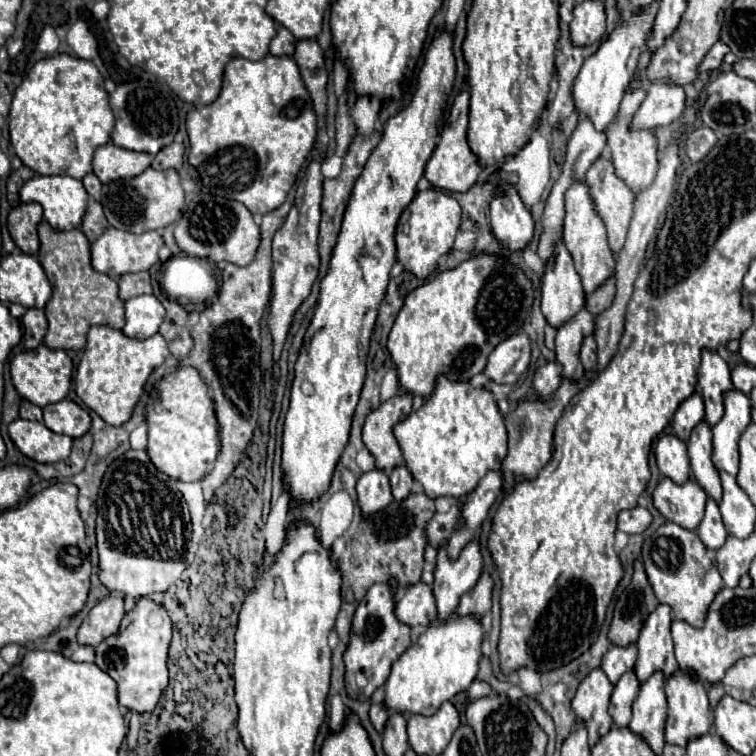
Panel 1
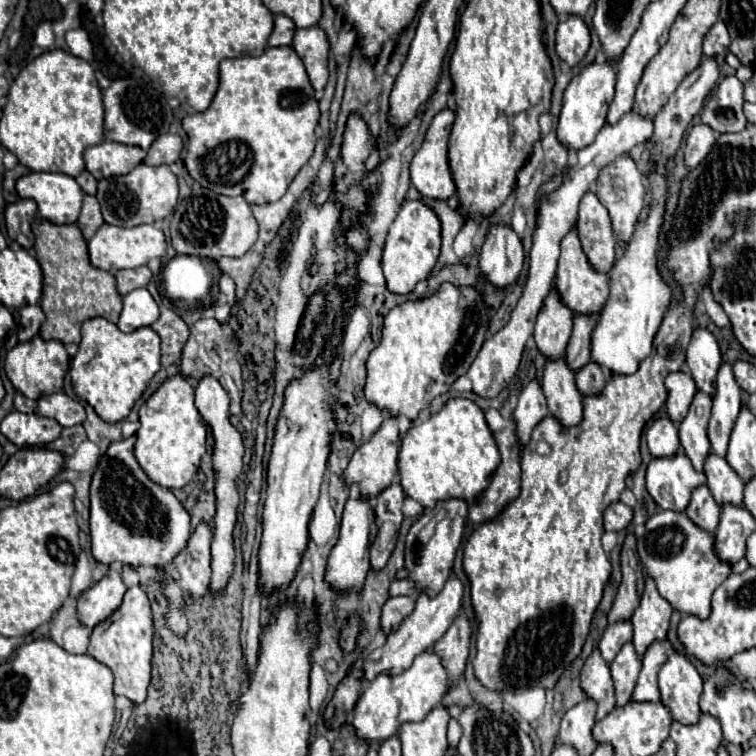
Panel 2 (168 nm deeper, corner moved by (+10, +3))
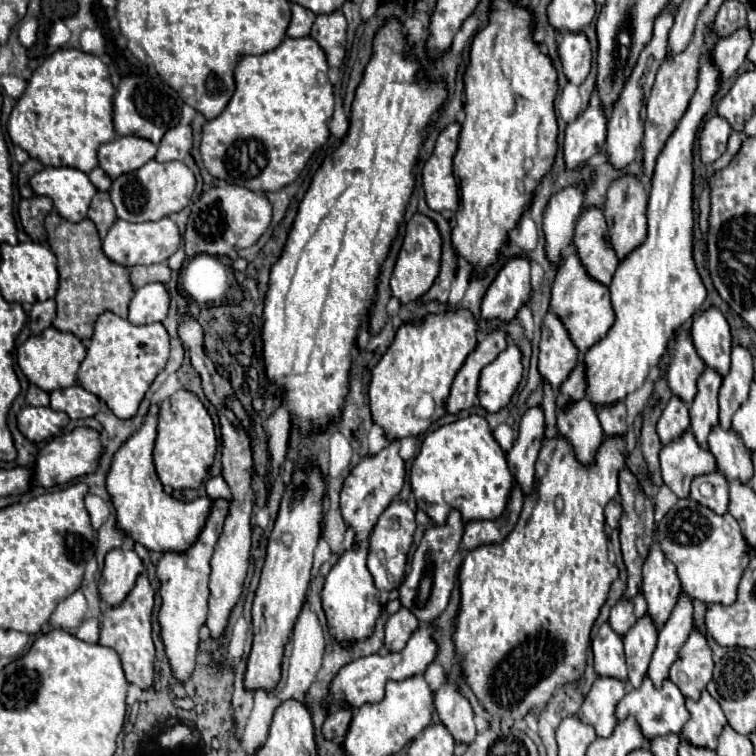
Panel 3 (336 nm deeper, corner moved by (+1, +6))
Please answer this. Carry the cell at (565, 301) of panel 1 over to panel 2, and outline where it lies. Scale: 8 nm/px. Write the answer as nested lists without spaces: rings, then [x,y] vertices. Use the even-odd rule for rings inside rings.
[[[553,289],[545,297],[543,307],[535,321],[533,339],[539,353],[545,359],[563,357],[567,341],[571,337],[571,327],[573,327],[573,313],[561,303],[557,291]]]

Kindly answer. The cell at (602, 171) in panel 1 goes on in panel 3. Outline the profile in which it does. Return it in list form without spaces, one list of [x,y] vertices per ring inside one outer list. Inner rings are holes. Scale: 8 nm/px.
[[[584,208],[576,222],[574,248],[588,274],[608,286],[620,260],[608,240],[608,224],[600,208]]]

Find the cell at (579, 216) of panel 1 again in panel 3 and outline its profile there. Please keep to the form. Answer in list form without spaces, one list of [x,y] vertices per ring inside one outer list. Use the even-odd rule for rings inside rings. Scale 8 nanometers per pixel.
[[[570,252],[564,258],[562,266],[558,268],[554,284],[552,284],[550,308],[564,322],[572,342],[576,344],[580,352],[586,352],[594,342],[604,338],[610,326],[614,324],[614,308],[610,300],[610,290],[606,284],[590,278],[590,274],[586,272],[586,268],[582,266],[578,258],[578,252]]]

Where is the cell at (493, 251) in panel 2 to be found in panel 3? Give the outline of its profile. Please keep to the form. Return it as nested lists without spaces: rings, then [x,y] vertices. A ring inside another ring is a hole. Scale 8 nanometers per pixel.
[[[526,256],[510,258],[488,286],[482,300],[482,318],[512,320],[530,296],[530,262]]]

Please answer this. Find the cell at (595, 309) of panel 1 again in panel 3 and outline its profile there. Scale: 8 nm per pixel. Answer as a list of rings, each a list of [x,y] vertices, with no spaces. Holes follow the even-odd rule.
[[[580,360],[576,368],[570,372],[566,382],[560,386],[560,394],[556,398],[558,406],[566,406],[566,402],[574,402],[586,396],[586,366]]]

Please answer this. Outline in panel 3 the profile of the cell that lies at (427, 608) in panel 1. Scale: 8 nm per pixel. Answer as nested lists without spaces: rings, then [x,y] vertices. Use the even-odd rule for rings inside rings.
[[[400,608],[396,614],[392,614],[386,622],[386,648],[402,650],[402,646],[406,646],[406,638],[410,638],[418,624],[418,618],[408,608]]]

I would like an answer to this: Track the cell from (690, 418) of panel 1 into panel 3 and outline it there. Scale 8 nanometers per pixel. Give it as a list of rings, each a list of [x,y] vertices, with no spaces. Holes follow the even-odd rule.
[[[680,332],[674,344],[674,358],[668,366],[668,386],[674,396],[682,398],[682,402],[690,404],[698,392],[696,384],[702,372],[706,370],[704,362],[698,358],[688,332]]]

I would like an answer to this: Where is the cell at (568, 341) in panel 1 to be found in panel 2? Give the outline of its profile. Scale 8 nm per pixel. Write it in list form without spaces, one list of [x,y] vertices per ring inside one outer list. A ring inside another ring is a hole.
[[[565,359],[547,361],[543,375],[543,393],[551,417],[561,421],[565,427],[579,425],[583,419],[581,395],[575,387],[575,375],[567,367]]]

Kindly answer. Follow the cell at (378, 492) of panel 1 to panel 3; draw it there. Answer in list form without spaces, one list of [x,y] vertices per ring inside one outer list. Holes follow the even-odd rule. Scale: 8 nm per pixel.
[[[352,544],[332,566],[326,576],[322,590],[322,608],[328,618],[330,632],[342,642],[342,646],[350,646],[354,640],[368,638],[374,630],[374,622],[380,616],[380,592],[374,586],[374,578],[366,566],[368,544]]]

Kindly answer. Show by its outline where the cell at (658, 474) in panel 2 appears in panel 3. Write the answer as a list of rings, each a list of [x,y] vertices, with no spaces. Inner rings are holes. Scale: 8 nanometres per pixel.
[[[686,430],[678,440],[662,448],[660,470],[664,484],[678,498],[686,498],[690,494],[690,482],[700,474],[716,472],[716,462],[708,450],[698,446],[694,434]]]

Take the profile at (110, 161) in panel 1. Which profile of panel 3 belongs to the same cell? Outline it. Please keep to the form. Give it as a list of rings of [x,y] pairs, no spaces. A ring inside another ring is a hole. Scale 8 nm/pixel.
[[[116,136],[98,150],[98,164],[110,176],[118,178],[144,166],[156,154],[156,146],[150,140],[138,136]]]

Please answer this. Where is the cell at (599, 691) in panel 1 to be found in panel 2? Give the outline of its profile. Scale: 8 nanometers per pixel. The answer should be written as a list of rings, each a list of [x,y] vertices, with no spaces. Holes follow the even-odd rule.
[[[593,649],[581,669],[581,687],[589,699],[597,701],[597,721],[601,721],[615,707],[615,689],[609,665],[599,649]]]

